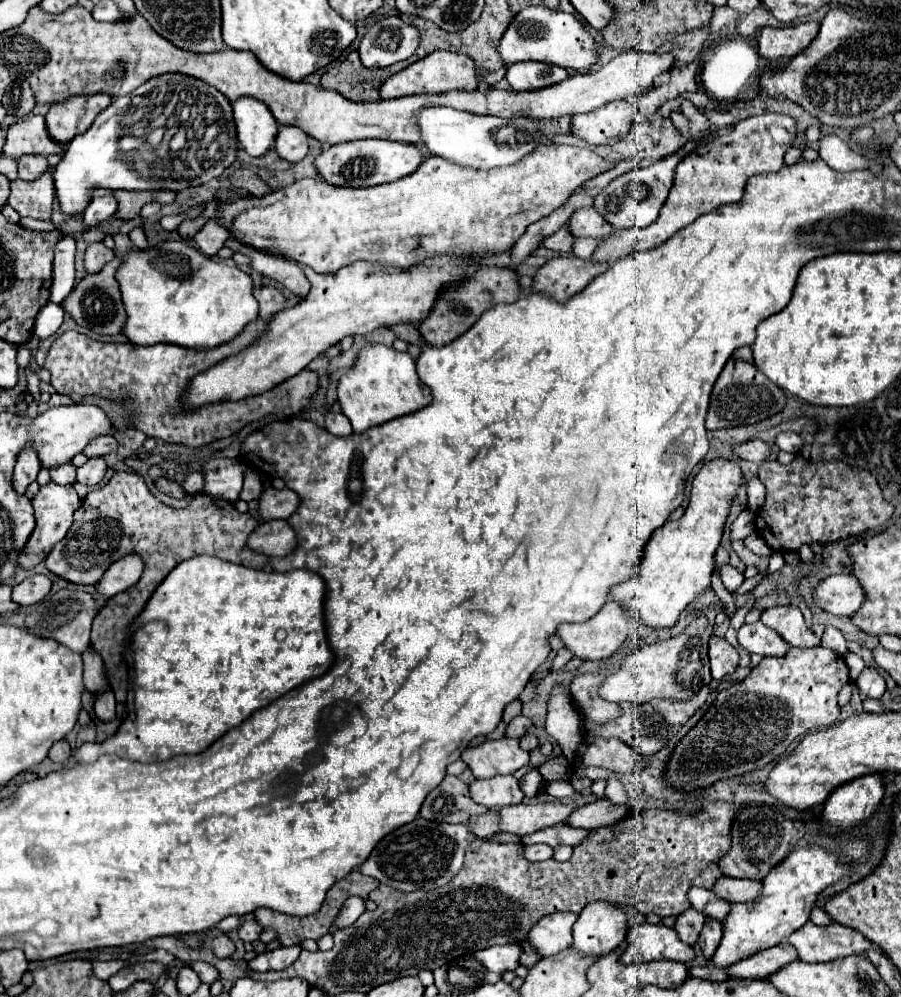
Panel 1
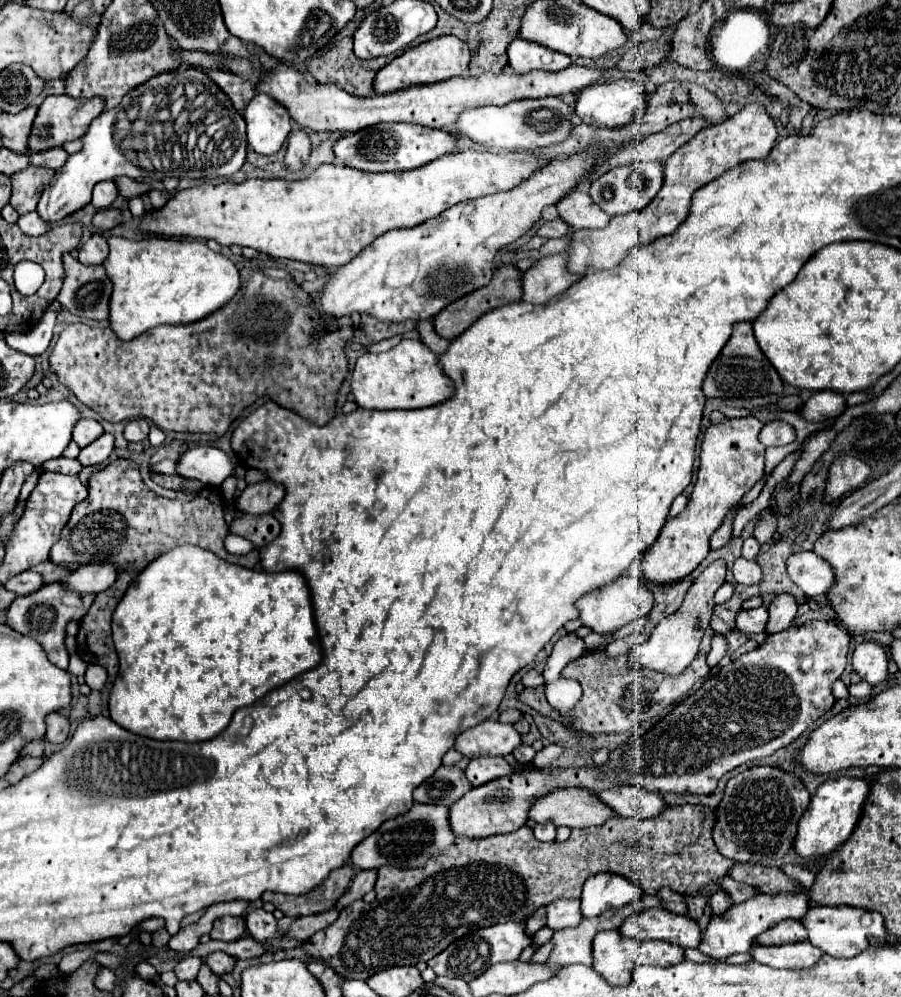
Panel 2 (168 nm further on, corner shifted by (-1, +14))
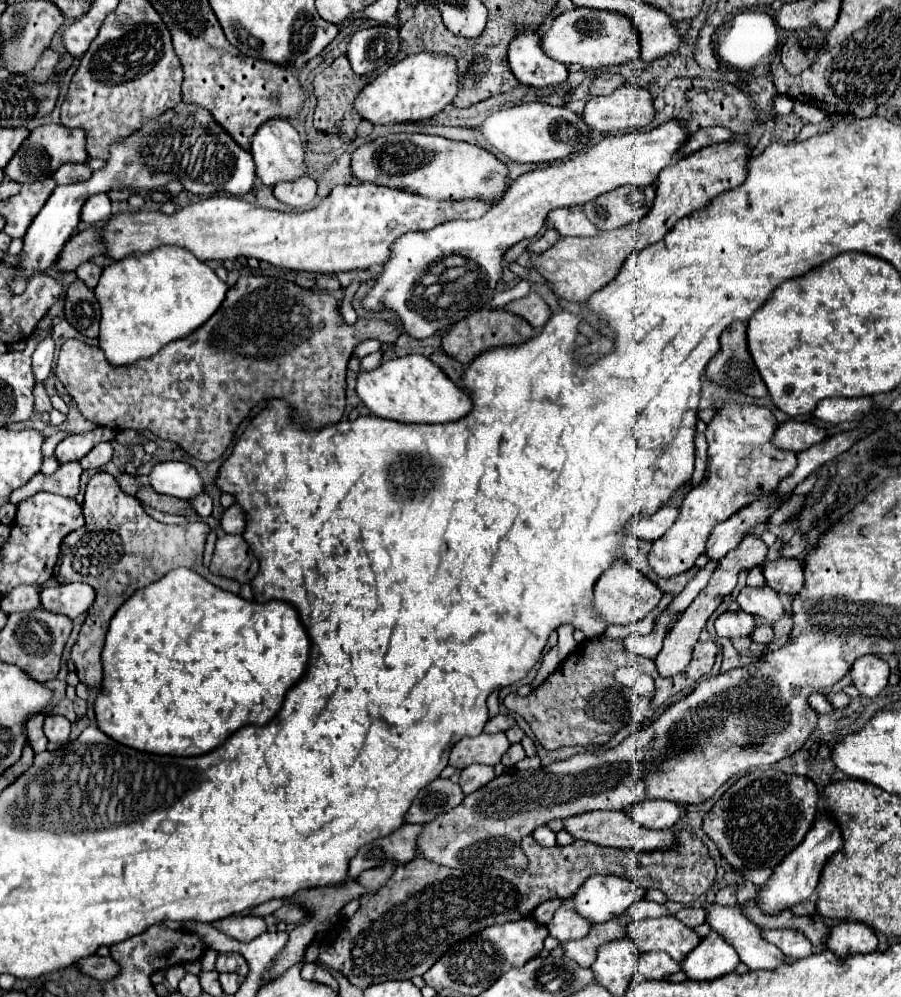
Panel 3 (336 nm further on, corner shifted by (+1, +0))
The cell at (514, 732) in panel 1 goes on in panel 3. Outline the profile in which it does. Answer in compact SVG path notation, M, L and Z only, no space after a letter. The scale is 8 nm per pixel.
M498 713L498 715L490 717L490 721L484 727L484 733L500 733L500 731L506 731L506 729L510 729L514 725L516 725L516 721L512 717Z

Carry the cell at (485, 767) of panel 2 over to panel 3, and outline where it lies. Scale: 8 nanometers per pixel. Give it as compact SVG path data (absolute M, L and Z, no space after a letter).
M470 765L470 767L462 769L462 773L460 773L460 787L462 787L464 795L468 795L468 793L484 787L494 777L496 775L490 765Z

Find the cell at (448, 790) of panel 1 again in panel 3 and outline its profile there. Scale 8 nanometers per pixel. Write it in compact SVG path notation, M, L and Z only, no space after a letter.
M438 777L416 795L416 799L412 801L412 807L404 815L404 821L424 825L436 819L440 813L454 809L462 799L464 799L464 793L456 783L452 783L450 779Z

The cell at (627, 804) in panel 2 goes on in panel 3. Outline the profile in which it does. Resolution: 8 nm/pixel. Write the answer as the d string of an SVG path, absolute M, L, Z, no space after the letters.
M642 801L628 813L646 829L670 829L686 815L686 807L672 801Z

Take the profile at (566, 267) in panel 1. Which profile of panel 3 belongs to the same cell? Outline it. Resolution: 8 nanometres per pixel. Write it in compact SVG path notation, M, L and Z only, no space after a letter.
M530 293L528 297L524 299L518 299L518 301L512 301L504 307L504 311L510 311L522 319L526 319L536 331L540 331L544 327L544 323L550 319L552 315L552 309L544 303L544 299L538 295L538 293Z

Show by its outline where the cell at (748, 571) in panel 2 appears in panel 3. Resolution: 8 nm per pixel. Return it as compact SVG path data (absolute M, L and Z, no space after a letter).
M768 585L762 589L754 589L754 587L744 587L738 597L736 597L738 605L758 617L764 617L768 621L778 621L780 617L786 615L780 597L776 591L772 591Z

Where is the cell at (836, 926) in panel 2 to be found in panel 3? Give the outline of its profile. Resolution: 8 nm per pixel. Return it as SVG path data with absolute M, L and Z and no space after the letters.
M848 921L848 923L840 923L832 927L826 945L828 949L844 957L844 955L854 955L854 953L876 951L878 939L876 939L874 929L870 929L868 925Z

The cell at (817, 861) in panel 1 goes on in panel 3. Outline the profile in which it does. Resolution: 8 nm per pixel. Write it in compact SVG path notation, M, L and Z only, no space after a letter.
M716 931L700 941L682 961L682 971L686 979L692 981L712 981L722 975L728 975L738 965L738 953L730 947Z

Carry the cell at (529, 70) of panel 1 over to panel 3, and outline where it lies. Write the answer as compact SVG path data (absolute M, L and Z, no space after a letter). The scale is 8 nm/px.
M538 29L520 31L508 49L508 63L522 85L550 87L564 83L568 77L566 65L544 55Z

